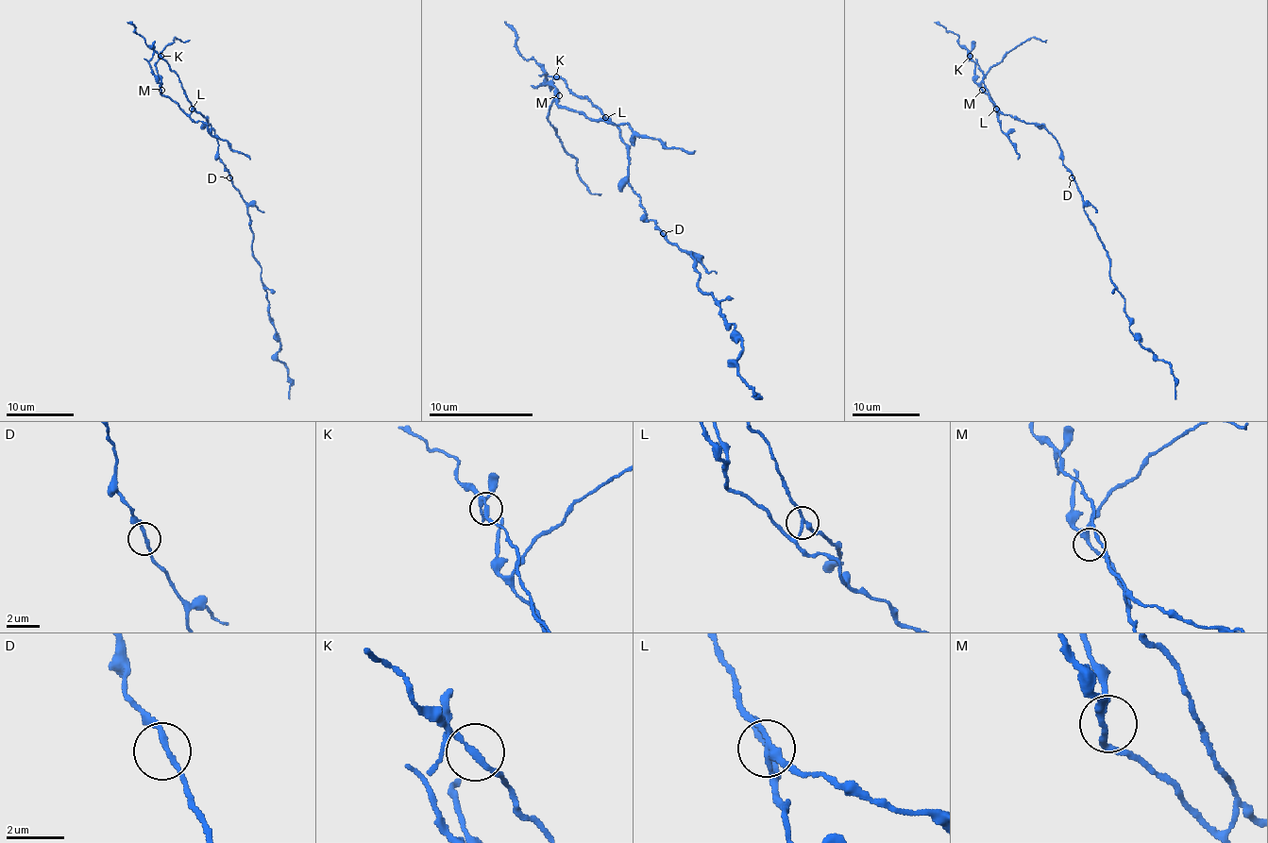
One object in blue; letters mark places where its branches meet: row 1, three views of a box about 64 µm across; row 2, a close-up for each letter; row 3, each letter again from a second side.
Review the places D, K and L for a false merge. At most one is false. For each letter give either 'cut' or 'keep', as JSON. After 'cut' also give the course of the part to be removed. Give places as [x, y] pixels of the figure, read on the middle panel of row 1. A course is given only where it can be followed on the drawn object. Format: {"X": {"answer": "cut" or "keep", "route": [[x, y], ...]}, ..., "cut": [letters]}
{"D": {"answer": "keep"}, "K": {"answer": "keep"}, "L": {"answer": "cut", "route": [[605, 116], [587, 119], [561, 106], [556, 95], [549, 110], [556, 137], [577, 160], [593, 194], [600, 194]]}, "cut": ["L"]}

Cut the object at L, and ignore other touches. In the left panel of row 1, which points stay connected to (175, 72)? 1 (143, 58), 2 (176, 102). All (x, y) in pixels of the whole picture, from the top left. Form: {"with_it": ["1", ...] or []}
{"with_it": []}

